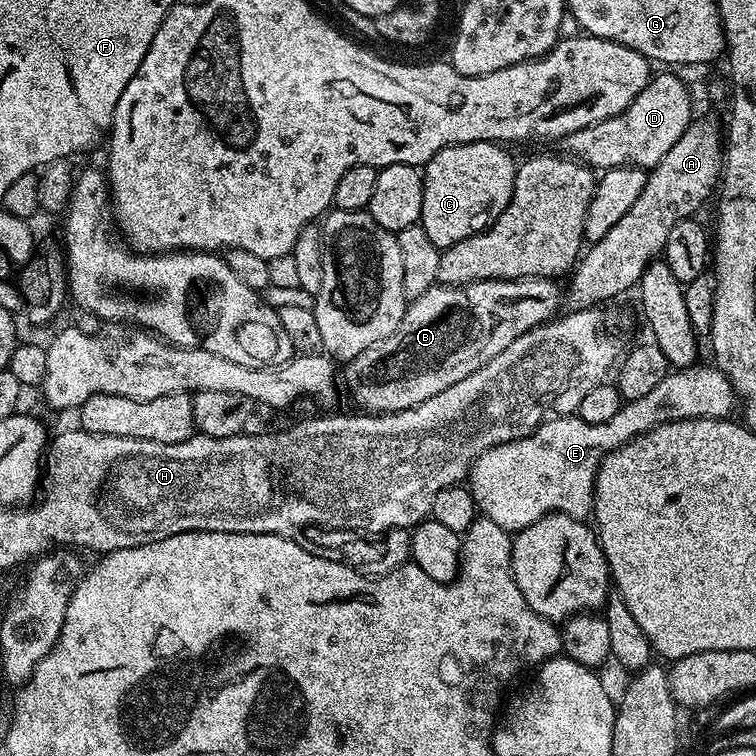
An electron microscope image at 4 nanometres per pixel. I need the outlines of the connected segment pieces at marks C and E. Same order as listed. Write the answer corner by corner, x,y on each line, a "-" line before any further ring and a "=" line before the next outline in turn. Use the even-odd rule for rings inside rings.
491,140
455,144
438,150
438,154
423,165
424,189
419,224
426,230
434,246
441,250
454,246
484,231
500,217
502,210
506,210
518,167
517,161
512,161
507,150
503,143
=
700,367
669,371
650,394
621,403
610,422
591,424
578,414
556,414
545,419
529,436
486,450
473,462
466,481
483,519
498,522
509,534
522,531
552,512
587,521
593,515
592,493
596,491
600,461
609,452
658,424
697,420
700,416
722,420
733,415
732,383
719,368

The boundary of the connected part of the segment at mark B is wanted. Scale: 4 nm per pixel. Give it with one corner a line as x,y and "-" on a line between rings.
533,278
530,280
476,280
472,284
441,284
437,283
436,287
426,290
426,294
422,294
422,298
411,301
404,309
404,317
398,326
398,330
394,330
394,334
390,334
390,338
382,338
382,342
374,342
374,346
370,346
366,350
362,350
362,354
358,354
353,360
347,361
342,368
342,380
348,383
348,392
356,399
357,409
363,410
368,414
387,414
389,412
401,412
407,408
418,406
422,402
426,402
426,398
434,398
434,394
442,394
442,390
446,390
450,386
454,386
458,382
462,382
462,378
466,378
470,374
474,374
482,366
486,366
486,362
490,362
494,358
498,358
498,354
502,354
502,350
506,350
506,346
510,346
510,342
514,342
514,338
518,338
522,334
526,334
531,328
539,328
541,324
553,319
557,315
556,307
562,304
562,288
560,288
555,279
552,278

